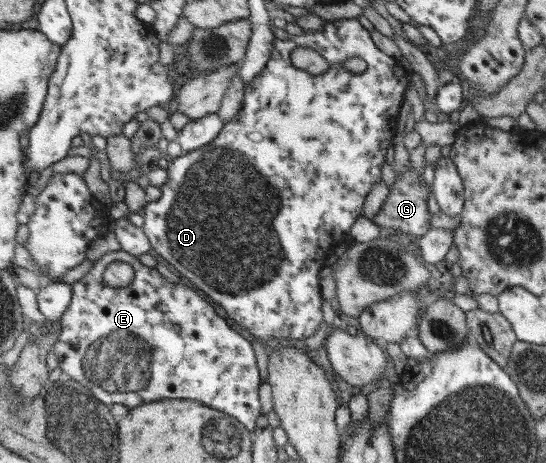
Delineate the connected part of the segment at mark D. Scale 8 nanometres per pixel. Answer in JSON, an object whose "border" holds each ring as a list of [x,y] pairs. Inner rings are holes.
{"border":[[[357,18],[325,21],[322,28],[315,32],[303,31],[300,36],[290,35],[288,40],[276,39],[271,61],[267,67],[246,86],[244,106],[237,119],[225,124],[222,132],[215,141],[189,153],[182,153],[179,157],[169,158],[167,169],[169,170],[169,182],[161,187],[159,200],[148,203],[143,211],[145,219],[144,233],[150,239],[155,252],[163,257],[169,264],[178,270],[183,276],[195,283],[217,304],[227,312],[227,317],[244,327],[258,341],[266,344],[266,341],[275,339],[303,339],[317,333],[323,322],[324,300],[321,297],[321,278],[319,273],[323,267],[330,265],[333,260],[332,249],[335,245],[348,245],[350,242],[349,231],[355,225],[359,216],[365,209],[365,197],[373,189],[373,185],[381,180],[381,169],[387,157],[387,151],[393,143],[393,137],[397,133],[397,119],[399,111],[405,101],[405,93],[409,87],[407,71],[403,69],[397,58],[381,51]],[[298,47],[310,47],[318,51],[330,63],[330,68],[321,75],[313,75],[293,65],[293,51]],[[349,57],[360,57],[367,63],[367,69],[361,73],[352,73],[345,69],[345,61]]]}

